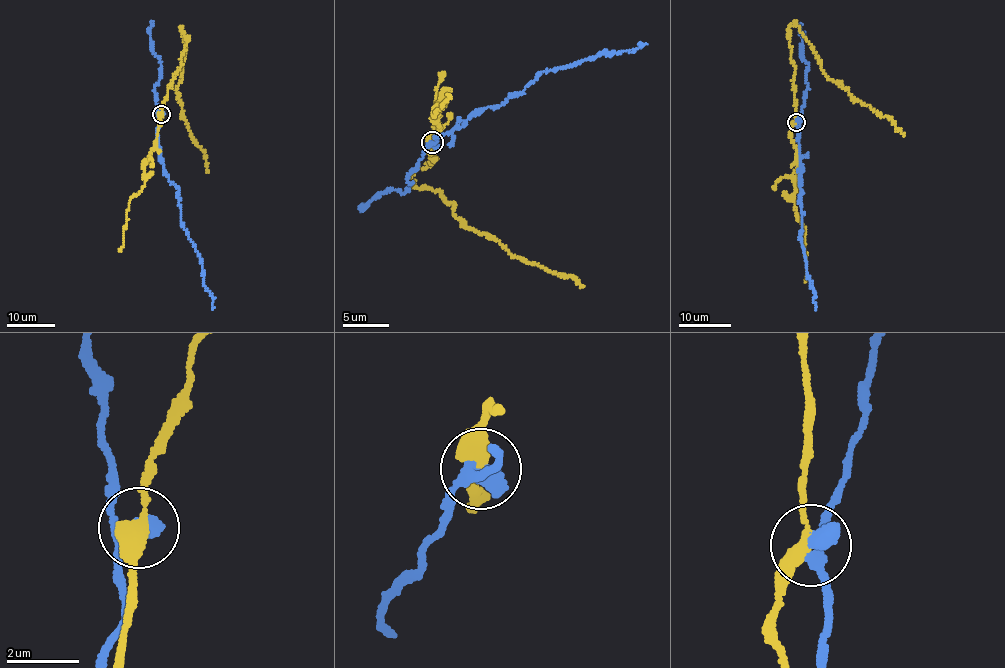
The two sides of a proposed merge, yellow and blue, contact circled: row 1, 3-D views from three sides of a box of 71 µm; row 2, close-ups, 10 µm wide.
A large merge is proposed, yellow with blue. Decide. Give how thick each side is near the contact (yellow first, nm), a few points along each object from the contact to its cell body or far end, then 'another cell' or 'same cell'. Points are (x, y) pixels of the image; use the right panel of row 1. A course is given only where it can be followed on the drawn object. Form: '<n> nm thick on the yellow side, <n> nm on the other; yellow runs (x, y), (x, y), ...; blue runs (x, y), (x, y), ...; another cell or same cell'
360 nm thick on the yellow side, 400 nm on the other; yellow runs (796, 122), (795, 70), (789, 45), (793, 24), (799, 26), (823, 71), (891, 120), (905, 136); blue runs (796, 122), (802, 169), (799, 197), (800, 237), (816, 309); another cell

